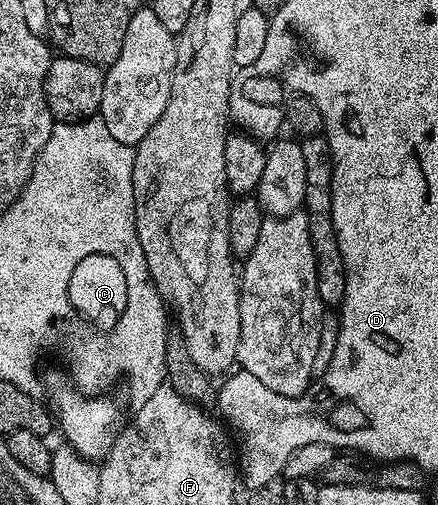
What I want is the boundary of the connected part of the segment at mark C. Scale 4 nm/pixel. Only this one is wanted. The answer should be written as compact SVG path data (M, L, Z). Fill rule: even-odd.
M87 251L75 267L71 267L71 275L67 275L67 307L71 307L71 315L75 315L75 323L79 327L87 327L95 339L111 339L115 335L115 327L123 323L123 315L127 315L127 303L131 303L131 283L127 283L127 271L123 271L123 263L111 255L111 251Z

